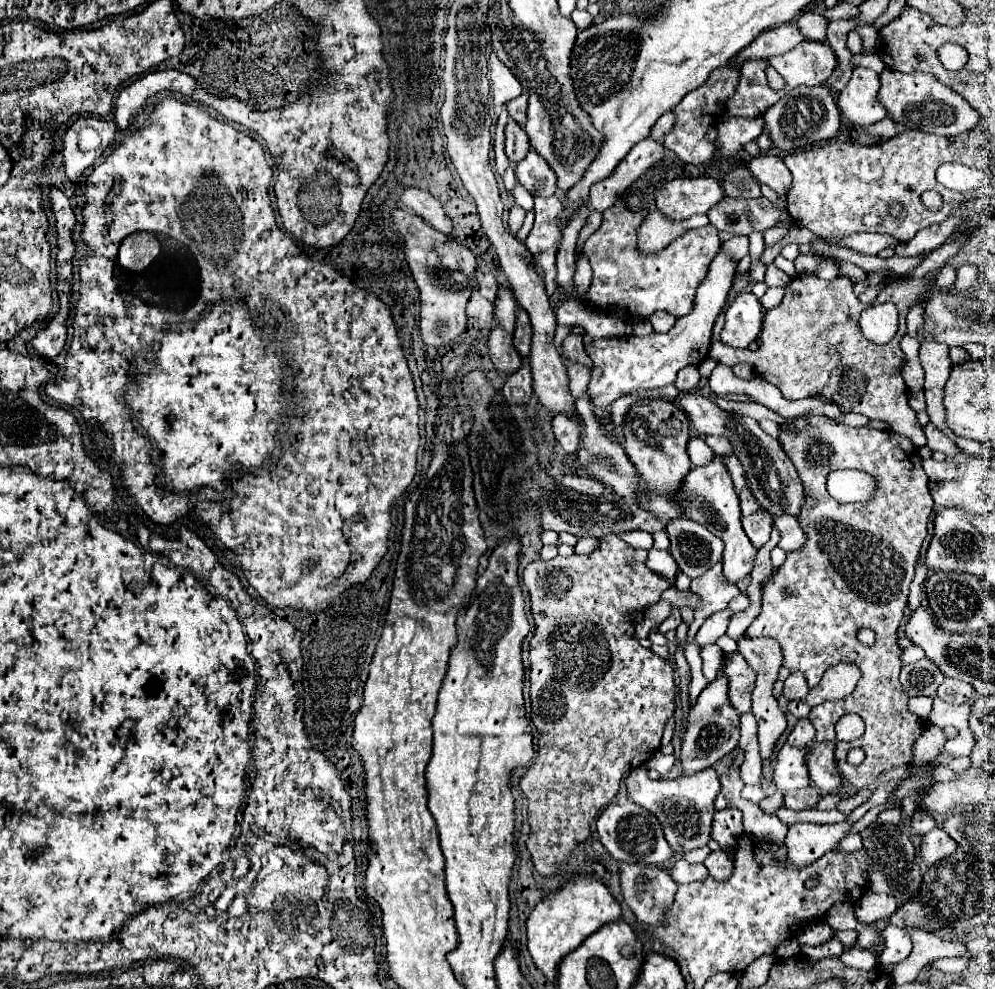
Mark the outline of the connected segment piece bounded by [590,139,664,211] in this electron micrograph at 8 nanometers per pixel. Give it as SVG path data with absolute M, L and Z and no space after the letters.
M644 139L632 147L632 151L618 163L614 173L590 187L590 207L604 211L616 203L616 199L652 165L664 157L660 143Z

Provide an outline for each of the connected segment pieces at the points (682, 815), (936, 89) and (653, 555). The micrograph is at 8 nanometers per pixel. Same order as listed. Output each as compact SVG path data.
M644 767L634 769L626 777L626 797L636 805L654 813L664 829L666 841L676 853L704 847L710 839L710 825L714 817L714 799L720 793L720 777L714 767L694 775L680 775L676 779L650 781Z
M884 69L880 75L880 93L878 101L888 111L890 119L902 129L920 129L934 135L960 135L968 133L978 125L978 111L968 105L954 89L938 83L928 73L898 73L892 69Z
M650 549L646 565L654 571L664 575L670 583L674 583L674 575L678 571L678 565L674 565L674 557L670 555L670 551L660 551L660 549Z

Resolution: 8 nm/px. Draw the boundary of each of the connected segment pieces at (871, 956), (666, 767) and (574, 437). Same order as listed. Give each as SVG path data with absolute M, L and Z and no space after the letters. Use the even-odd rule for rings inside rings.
M850 947L842 953L840 961L846 967L854 967L854 969L862 969L862 971L870 971L874 969L880 961L878 955L874 951L866 951L866 949L858 949L858 947Z
M656 751L654 753L654 757L646 763L650 769L656 769L662 777L674 767L674 755L664 755L664 753L660 753L660 751Z
M566 413L554 415L554 419L552 419L552 431L554 431L556 441L560 443L560 447L568 455L576 453L578 439L582 435L582 419L580 419L578 413L574 413L574 419L572 417L566 417Z

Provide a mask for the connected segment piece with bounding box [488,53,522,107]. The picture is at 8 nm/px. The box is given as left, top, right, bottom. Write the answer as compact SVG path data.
M492 53L490 59L490 83L492 83L492 99L496 107L504 107L508 101L522 93L522 85L512 75L512 71Z

